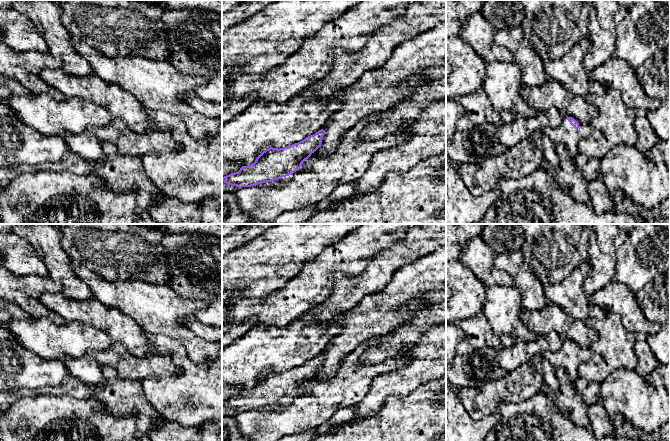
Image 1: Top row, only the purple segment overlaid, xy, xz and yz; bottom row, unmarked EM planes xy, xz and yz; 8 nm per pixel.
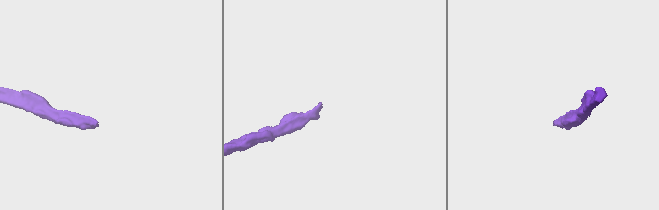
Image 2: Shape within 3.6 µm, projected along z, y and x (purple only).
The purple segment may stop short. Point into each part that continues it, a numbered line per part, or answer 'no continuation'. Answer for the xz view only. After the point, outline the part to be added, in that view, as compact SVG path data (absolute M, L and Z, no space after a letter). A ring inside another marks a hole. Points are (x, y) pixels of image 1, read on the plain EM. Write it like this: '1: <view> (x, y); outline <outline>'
no continuation

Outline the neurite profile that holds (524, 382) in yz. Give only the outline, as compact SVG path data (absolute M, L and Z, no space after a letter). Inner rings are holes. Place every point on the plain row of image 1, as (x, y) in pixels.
M524 364L495 381L458 389L459 398L475 421L498 411L501 403L521 403L542 392L543 376Z

